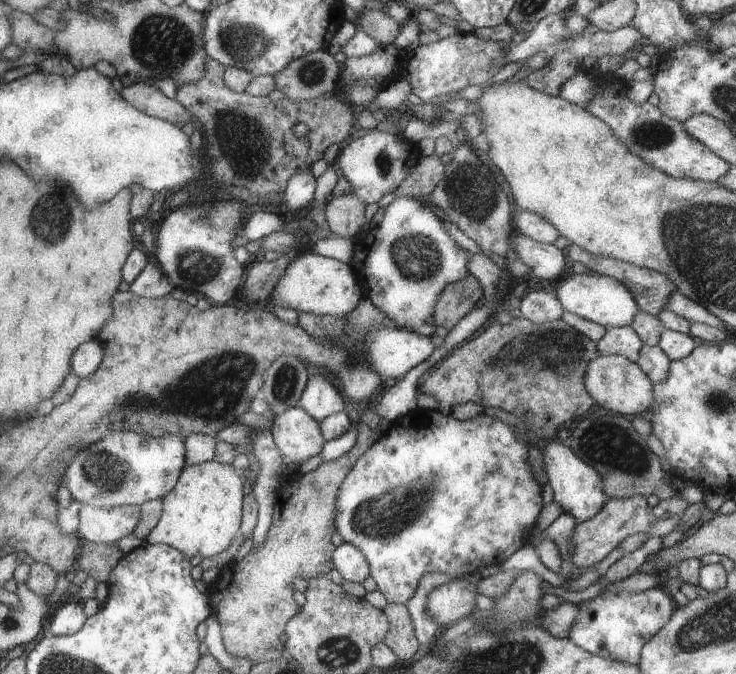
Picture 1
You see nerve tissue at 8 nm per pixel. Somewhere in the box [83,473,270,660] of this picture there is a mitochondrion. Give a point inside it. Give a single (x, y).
(164, 609)

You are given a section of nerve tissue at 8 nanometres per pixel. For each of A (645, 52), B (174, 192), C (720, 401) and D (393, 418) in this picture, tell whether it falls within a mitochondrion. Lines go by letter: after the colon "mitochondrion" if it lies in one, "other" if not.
A: other
B: other
C: mitochondrion
D: other

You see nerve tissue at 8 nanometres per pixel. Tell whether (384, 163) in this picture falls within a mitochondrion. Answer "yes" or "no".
yes

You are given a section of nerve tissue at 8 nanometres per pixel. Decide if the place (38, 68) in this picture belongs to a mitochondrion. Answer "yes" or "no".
no

